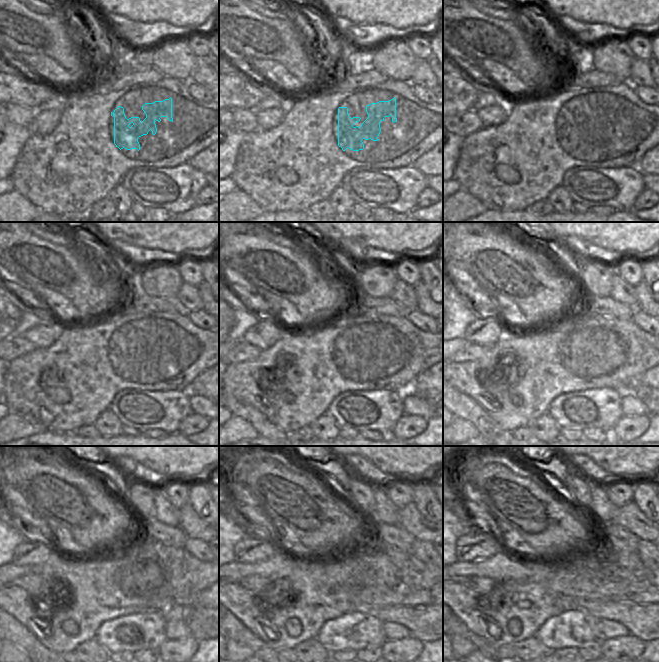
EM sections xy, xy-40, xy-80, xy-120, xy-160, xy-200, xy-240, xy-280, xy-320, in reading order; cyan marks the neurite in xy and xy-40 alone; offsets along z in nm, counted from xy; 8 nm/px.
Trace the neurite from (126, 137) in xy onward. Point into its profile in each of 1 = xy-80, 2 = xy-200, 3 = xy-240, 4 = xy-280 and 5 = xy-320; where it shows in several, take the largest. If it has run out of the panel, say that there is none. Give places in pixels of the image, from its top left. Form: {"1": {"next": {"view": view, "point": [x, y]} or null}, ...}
{"1": {"next": {"view": "xy-80", "point": [575, 133]}}, "2": {"next": {"view": "xy-200", "point": [582, 357]}}, "3": {"next": {"view": "xy-240", "point": [135, 581]}}, "4": {"next": {"view": "xy-280", "point": [344, 581]}}, "5": {"next": {"view": "xy-320", "point": [600, 579]}}}

